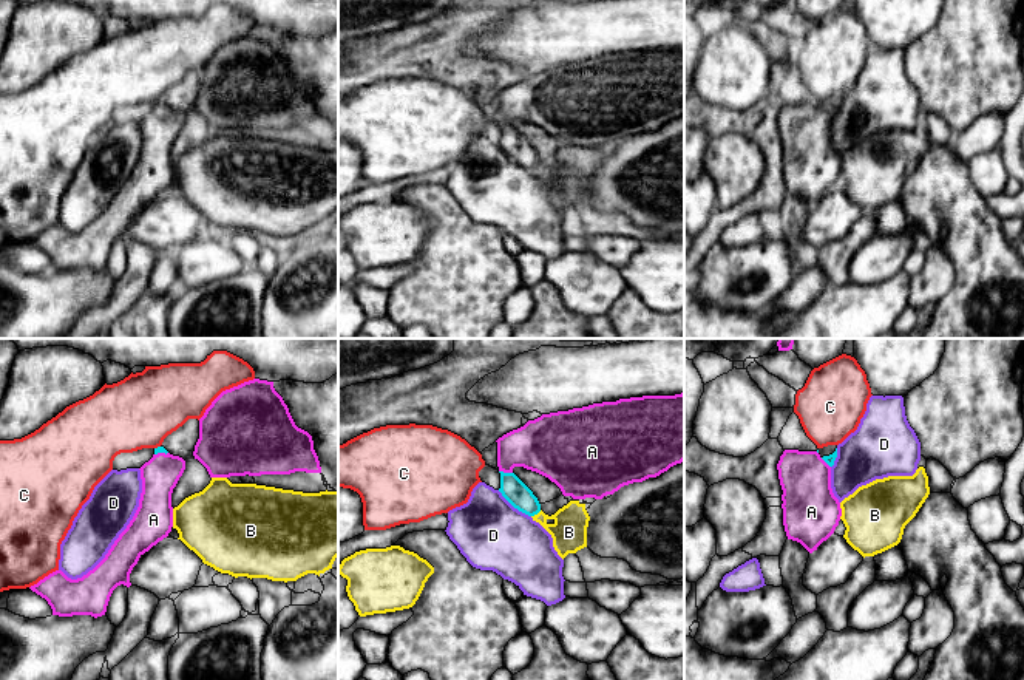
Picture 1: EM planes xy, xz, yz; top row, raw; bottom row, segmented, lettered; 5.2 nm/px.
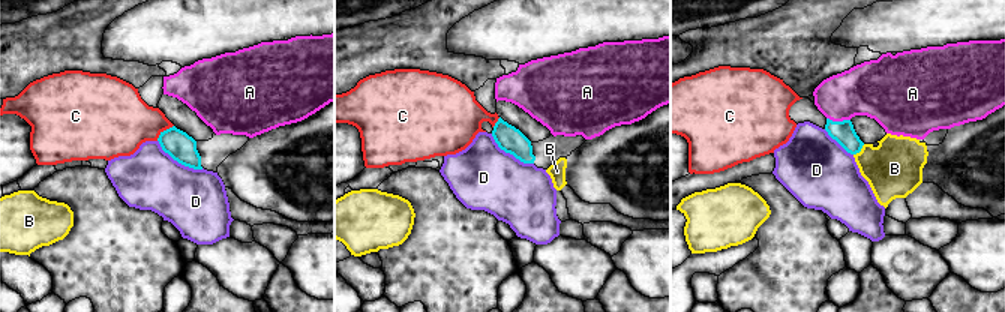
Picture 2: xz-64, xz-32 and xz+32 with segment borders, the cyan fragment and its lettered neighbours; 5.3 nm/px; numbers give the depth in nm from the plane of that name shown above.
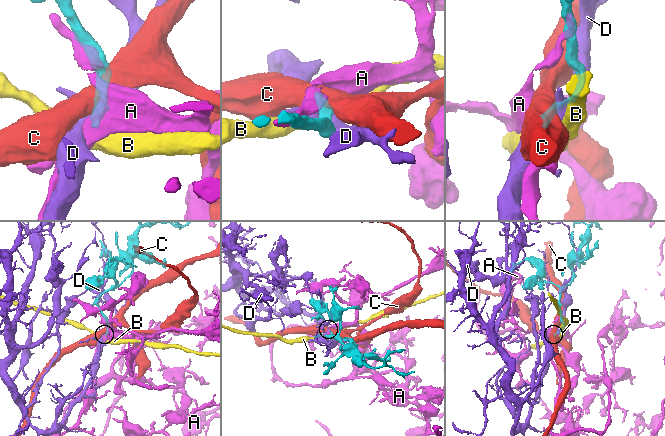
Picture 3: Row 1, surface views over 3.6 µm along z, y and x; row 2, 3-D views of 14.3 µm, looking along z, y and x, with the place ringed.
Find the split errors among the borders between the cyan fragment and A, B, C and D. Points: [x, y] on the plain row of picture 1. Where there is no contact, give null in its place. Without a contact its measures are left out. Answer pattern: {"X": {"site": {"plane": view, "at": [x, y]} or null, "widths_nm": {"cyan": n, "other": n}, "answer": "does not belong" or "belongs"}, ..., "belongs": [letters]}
{"A": {"site": {"plane": "xz", "at": [505, 127]}, "widths_nm": {"cyan": 120, "other": 280}, "answer": "belongs"}, "B": {"site": {"plane": "xz", "at": [536, 167]}, "widths_nm": {"cyan": 120, "other": 190}, "answer": "does not belong"}, "C": {"site": {"plane": "xy", "at": [158, 101]}, "widths_nm": {"cyan": 30, "other": 380}, "answer": "does not belong"}, "D": {"site": {"plane": "xz", "at": [515, 161]}, "widths_nm": {"cyan": 120, "other": 360}, "answer": "does not belong"}, "belongs": ["A"]}

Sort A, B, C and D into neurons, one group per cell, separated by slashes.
A / B / C / D

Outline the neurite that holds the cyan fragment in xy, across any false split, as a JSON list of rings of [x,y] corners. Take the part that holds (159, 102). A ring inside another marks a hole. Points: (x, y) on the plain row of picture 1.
[[[158,100],[139,124],[139,161],[105,212],[82,232],[71,233],[56,224],[29,241],[48,255],[53,269],[105,269],[113,244],[120,238],[130,241],[130,227],[139,212],[171,185],[171,147],[185,124],[185,114]]]

